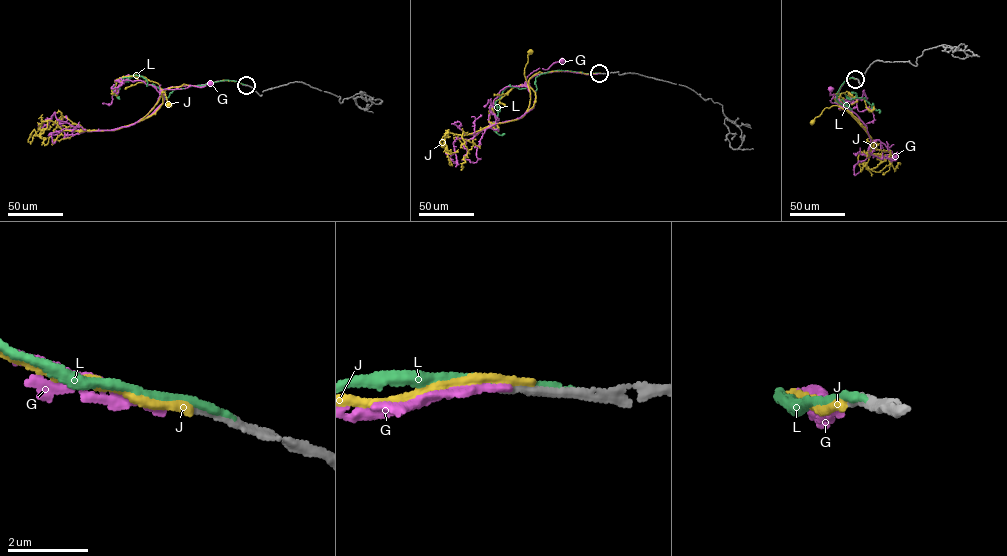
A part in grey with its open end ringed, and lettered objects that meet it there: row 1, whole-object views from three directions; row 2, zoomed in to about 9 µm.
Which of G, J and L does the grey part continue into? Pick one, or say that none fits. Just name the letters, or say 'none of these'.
G

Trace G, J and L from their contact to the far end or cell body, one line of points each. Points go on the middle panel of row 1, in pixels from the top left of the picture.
G: (599, 73), (546, 72), (553, 63), (562, 60)
J: (600, 73), (539, 71), (528, 80), (536, 97), (533, 105), (526, 111), (530, 98), (524, 69), (530, 52)
L: (601, 73), (549, 71), (535, 77), (535, 92), (510, 84), (495, 102), (497, 116), (491, 125), (504, 133)

